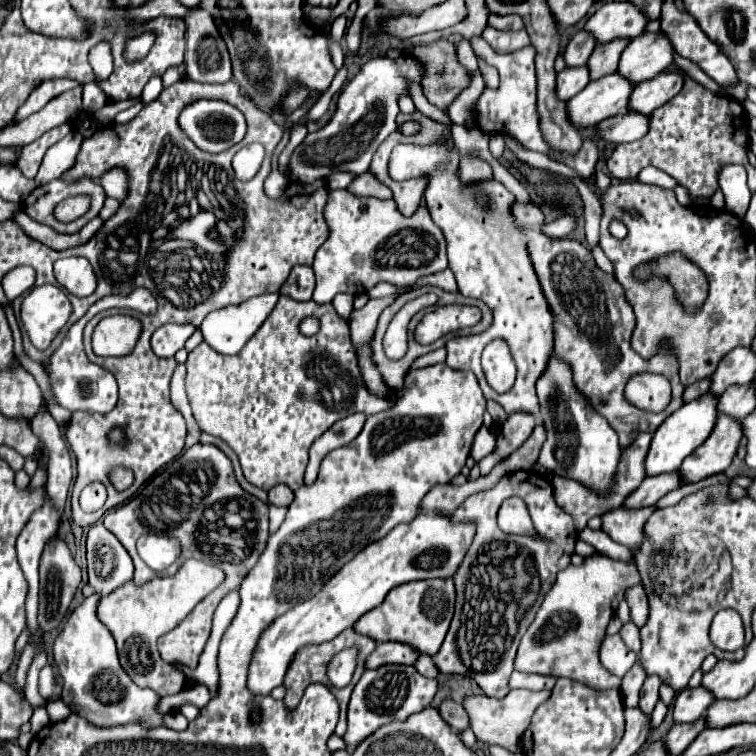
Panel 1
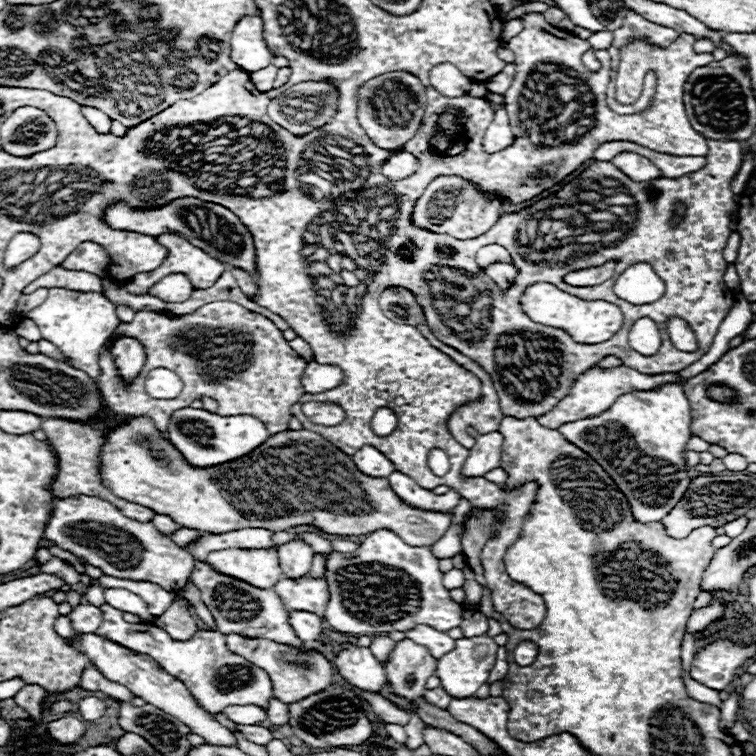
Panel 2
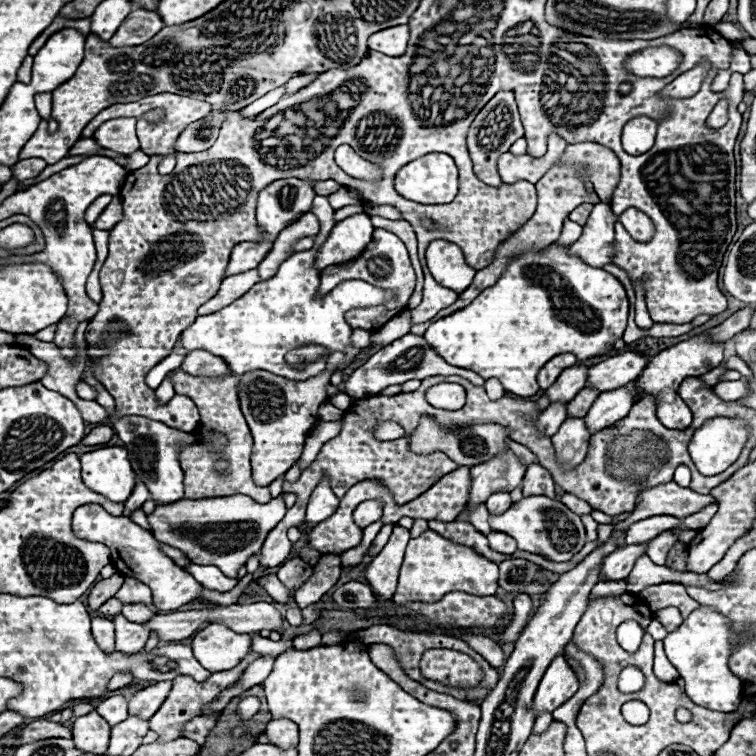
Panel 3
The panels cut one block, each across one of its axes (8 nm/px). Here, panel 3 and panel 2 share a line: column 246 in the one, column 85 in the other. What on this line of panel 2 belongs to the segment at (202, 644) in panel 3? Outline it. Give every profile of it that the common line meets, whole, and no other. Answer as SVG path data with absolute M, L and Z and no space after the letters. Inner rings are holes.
M82 634L76 640L76 646L82 654L86 654L90 658L90 662L112 682L118 682L122 686L126 686L134 696L140 696L142 700L146 700L148 704L154 704L156 708L170 712L170 716L182 720L182 724L186 724L194 734L202 736L208 744L222 744L222 746L236 746L236 736L222 726L220 722L216 722L212 718L212 714L208 714L198 702L196 698L190 694L190 690L176 680L174 676L166 674L162 668L158 668L158 664L154 660L150 660L150 656L146 654L136 654L130 652L128 648L122 648L120 644L114 644L110 640L102 640L100 636L94 634Z

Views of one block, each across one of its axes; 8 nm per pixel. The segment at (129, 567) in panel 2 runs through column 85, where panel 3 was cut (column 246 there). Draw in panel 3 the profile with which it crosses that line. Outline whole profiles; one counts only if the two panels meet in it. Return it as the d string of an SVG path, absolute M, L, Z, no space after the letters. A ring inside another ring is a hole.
M234 494L202 500L182 498L178 502L160 504L148 514L148 522L158 542L182 550L194 564L218 566L228 578L238 578L242 564L246 564L252 554L260 552L266 534L284 514L284 494L272 498L268 504L258 504L250 496Z

